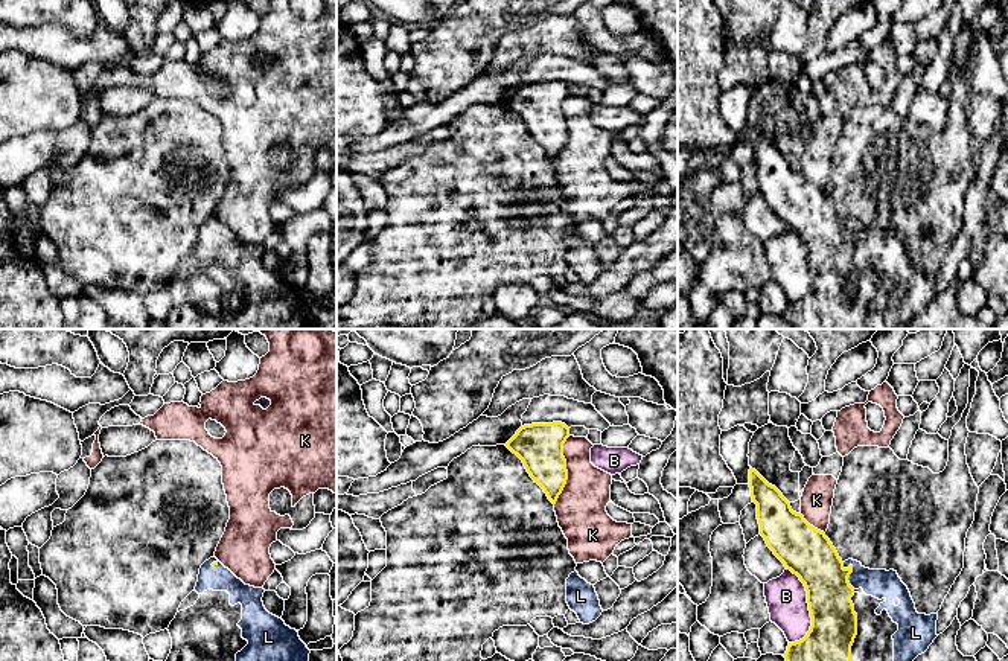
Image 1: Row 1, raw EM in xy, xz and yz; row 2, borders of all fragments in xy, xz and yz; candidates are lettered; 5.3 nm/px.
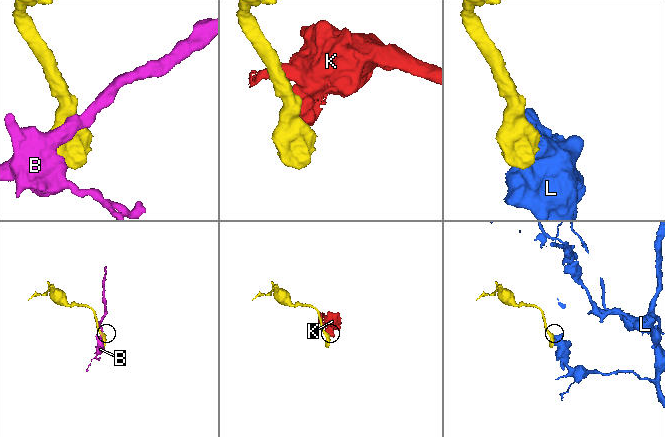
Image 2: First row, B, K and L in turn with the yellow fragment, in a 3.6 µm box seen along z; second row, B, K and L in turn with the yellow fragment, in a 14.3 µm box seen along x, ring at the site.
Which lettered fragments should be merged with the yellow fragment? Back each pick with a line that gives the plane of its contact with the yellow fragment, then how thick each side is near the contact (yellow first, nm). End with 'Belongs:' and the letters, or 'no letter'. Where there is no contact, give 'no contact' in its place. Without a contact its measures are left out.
L: meets yellow in yz; 260 nm thick on the yellow side, 160 nm on the other
Belongs: L

